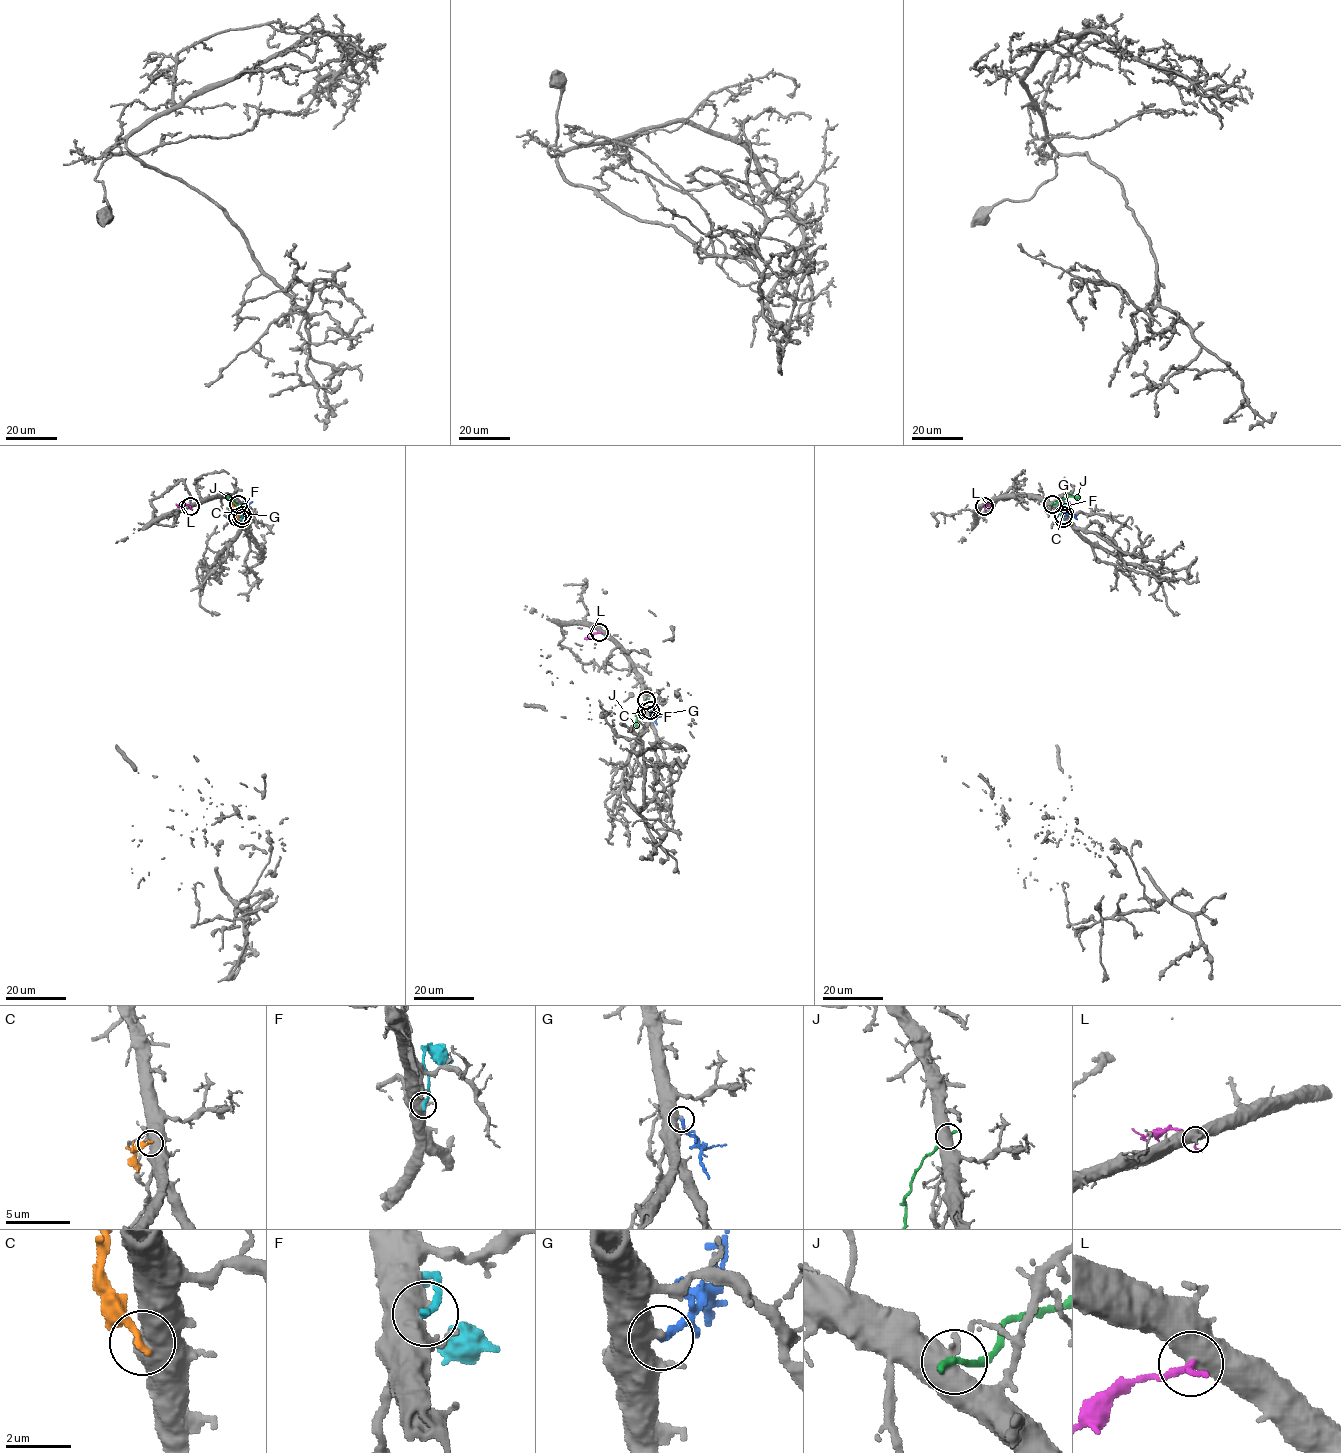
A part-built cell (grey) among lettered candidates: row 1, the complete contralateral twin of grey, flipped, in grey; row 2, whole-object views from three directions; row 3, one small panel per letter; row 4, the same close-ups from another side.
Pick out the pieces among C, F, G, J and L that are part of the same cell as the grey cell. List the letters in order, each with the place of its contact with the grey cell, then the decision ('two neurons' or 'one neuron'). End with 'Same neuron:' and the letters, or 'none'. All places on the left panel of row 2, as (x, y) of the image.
C: contact (237, 517); two neurons
F: contact (241, 518); two neurons
G: contact (242, 515); one neuron
J: contact (238, 504); two neurons
L: contact (190, 506); two neurons
Same neuron: G

